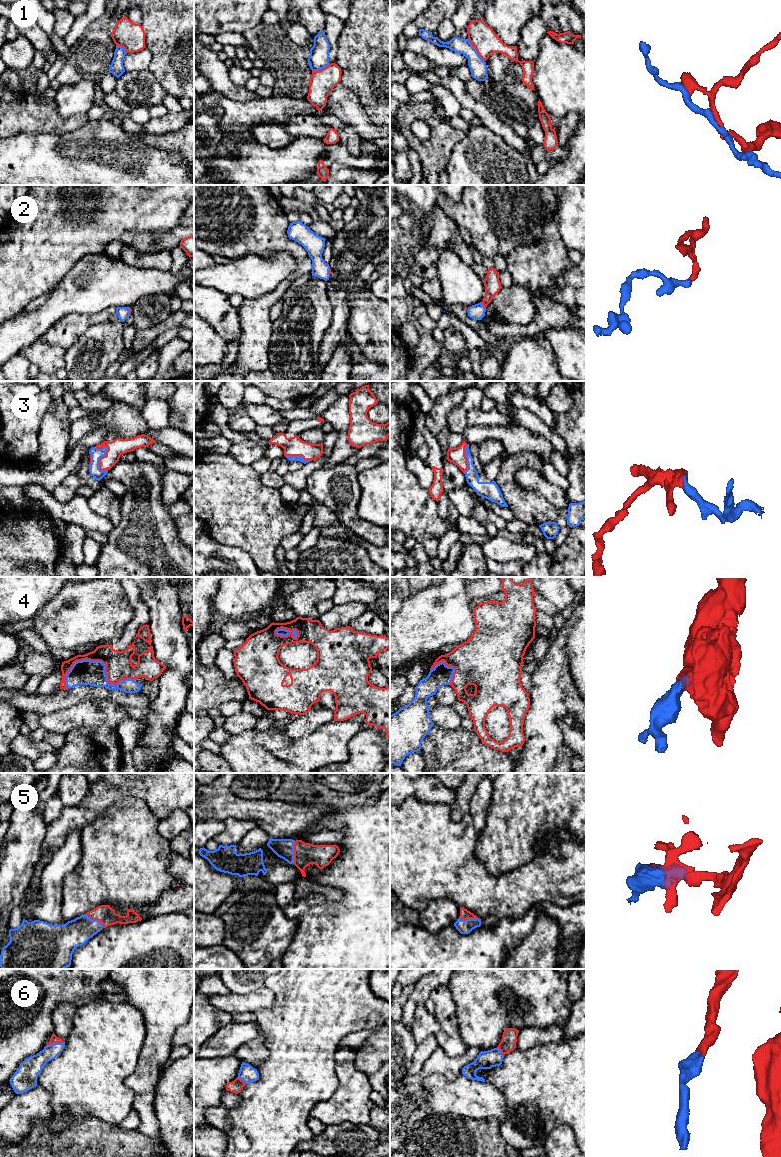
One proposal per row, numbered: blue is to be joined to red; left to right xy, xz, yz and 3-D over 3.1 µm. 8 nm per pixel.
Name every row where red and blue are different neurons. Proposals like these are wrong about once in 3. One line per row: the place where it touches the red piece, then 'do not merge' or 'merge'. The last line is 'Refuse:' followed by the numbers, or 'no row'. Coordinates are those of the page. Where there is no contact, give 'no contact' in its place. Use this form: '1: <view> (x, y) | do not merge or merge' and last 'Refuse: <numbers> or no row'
1: yz (476, 50) | do not merge
2: yz (483, 304) | merge
3: xy (104, 456) | merge
4: xy (105, 664) | merge
5: xz (294, 852) | merge
6: xy (55, 1042) | merge
Refuse: 1

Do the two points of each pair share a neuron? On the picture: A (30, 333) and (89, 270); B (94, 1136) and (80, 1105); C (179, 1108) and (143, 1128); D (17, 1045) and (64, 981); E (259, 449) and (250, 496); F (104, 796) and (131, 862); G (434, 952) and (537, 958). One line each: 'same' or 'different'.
A: same
B: different
C: different
D: same
E: different
F: different
G: different

